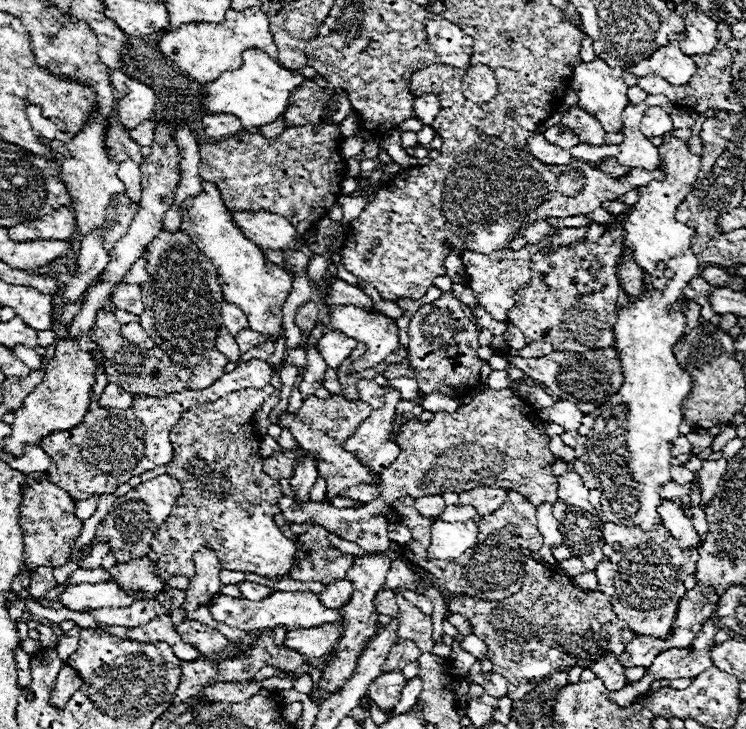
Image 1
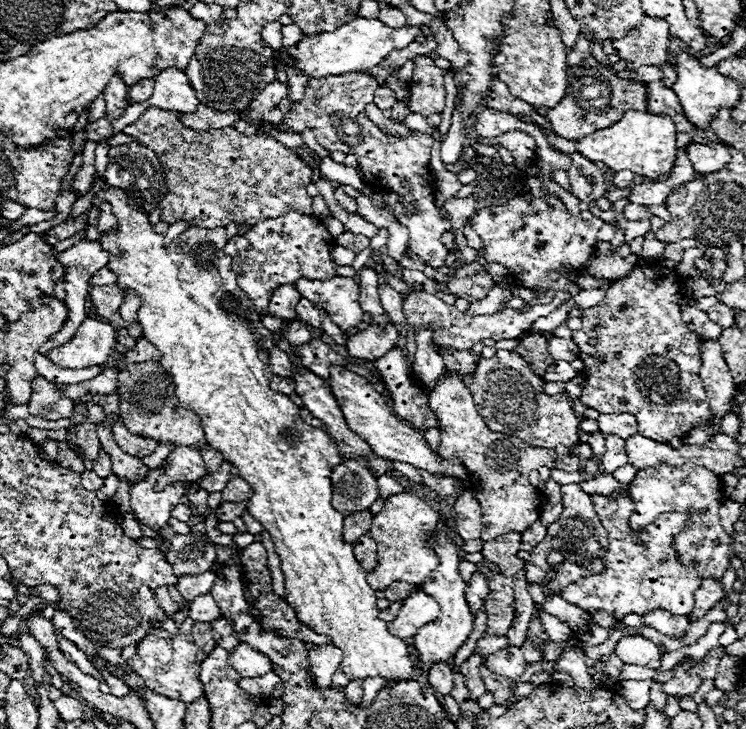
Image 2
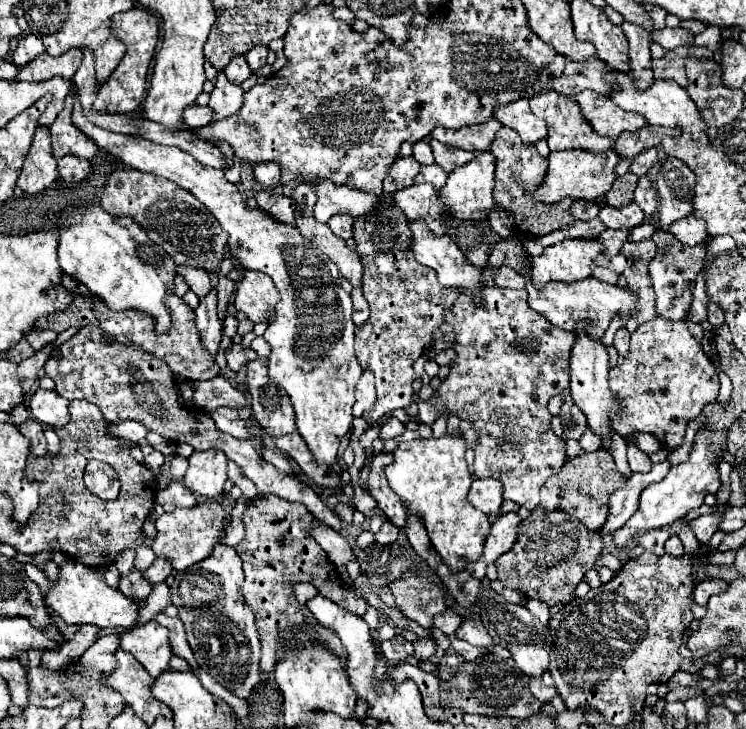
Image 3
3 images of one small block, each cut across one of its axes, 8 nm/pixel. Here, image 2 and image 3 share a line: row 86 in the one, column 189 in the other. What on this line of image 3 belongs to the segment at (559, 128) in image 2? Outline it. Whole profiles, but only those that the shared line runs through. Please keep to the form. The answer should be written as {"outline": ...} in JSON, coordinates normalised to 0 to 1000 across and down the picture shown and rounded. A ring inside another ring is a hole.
{"outline":[[[290,746],[279,765],[233,787],[228,812],[231,829],[239,834],[239,845],[247,853],[249,878],[268,916],[314,955],[332,957],[349,936],[349,878],[340,842],[324,818],[324,798],[327,785],[316,754]]]}

